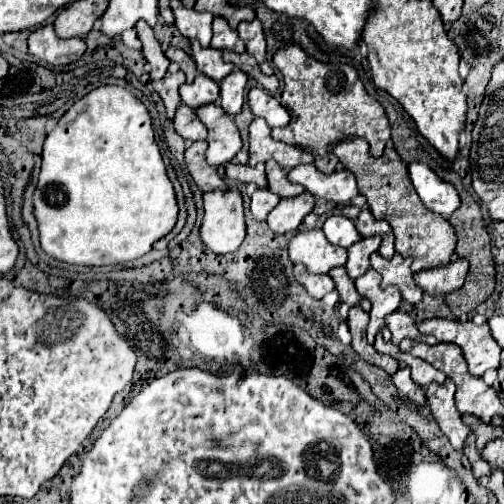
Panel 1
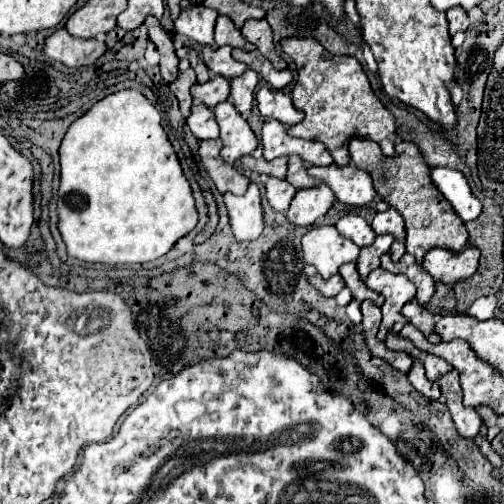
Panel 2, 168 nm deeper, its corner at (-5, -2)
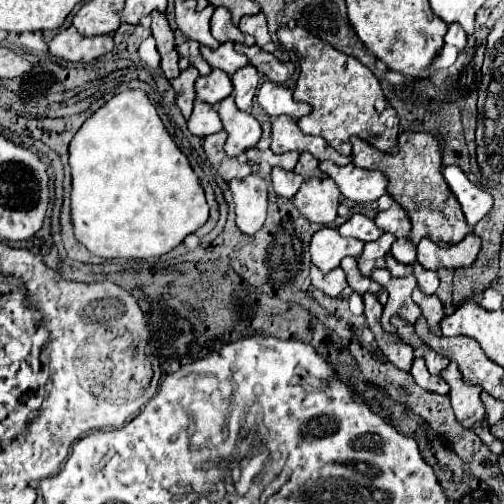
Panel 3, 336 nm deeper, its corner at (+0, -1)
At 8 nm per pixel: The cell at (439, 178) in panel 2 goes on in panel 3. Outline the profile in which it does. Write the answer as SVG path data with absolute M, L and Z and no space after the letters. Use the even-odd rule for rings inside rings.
M455 165L445 167L443 175L465 213L467 225L473 229L475 223L481 221L491 211L493 197L487 191L483 191L481 187L477 187L475 183L471 183L467 179L467 175L461 171L461 167L455 167Z

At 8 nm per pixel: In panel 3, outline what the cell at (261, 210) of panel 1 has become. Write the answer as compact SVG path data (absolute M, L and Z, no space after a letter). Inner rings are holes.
M275 167L271 171L271 183L273 183L273 189L277 191L279 197L291 199L299 191L299 187L301 187L303 181L305 181L305 177L297 175L293 171L285 171L281 167Z

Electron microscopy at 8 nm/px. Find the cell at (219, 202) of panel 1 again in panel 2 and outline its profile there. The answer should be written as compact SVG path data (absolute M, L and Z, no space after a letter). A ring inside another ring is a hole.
M250 184L242 196L224 194L224 204L228 208L228 220L232 234L238 242L256 240L264 230L262 206L260 206L260 188Z

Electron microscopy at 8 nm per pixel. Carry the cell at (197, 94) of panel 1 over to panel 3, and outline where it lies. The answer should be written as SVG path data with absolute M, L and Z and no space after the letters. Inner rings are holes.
M213 69L207 77L199 77L195 83L195 91L197 91L197 99L217 105L219 101L223 101L225 97L231 95L233 85L231 85L231 77L219 69Z

